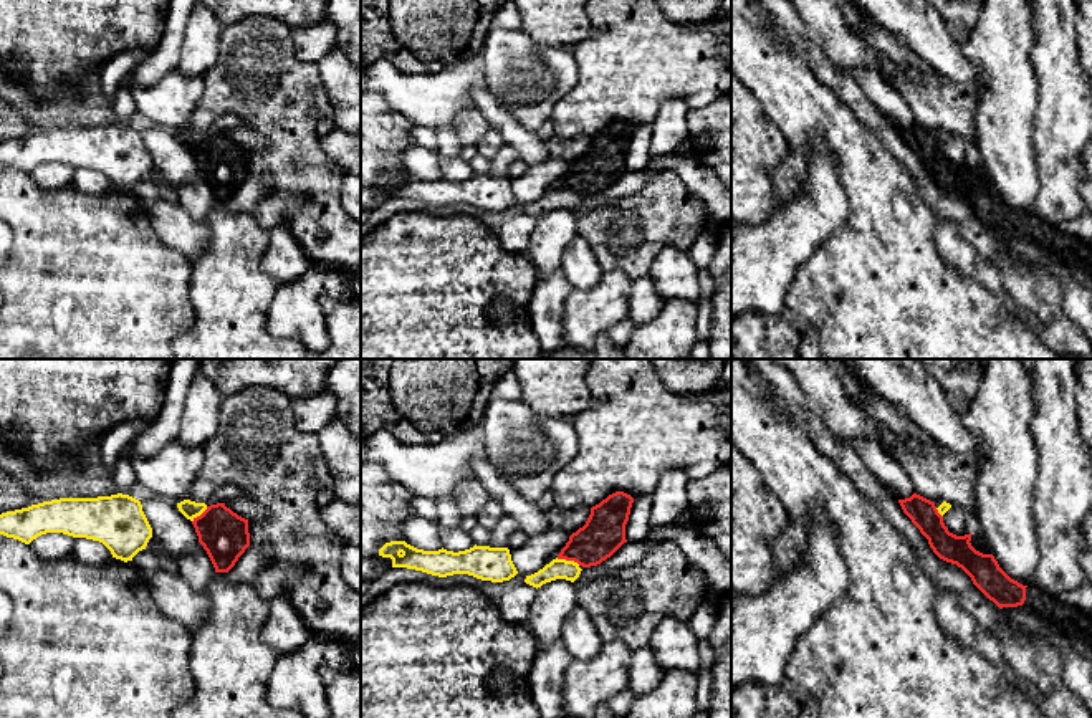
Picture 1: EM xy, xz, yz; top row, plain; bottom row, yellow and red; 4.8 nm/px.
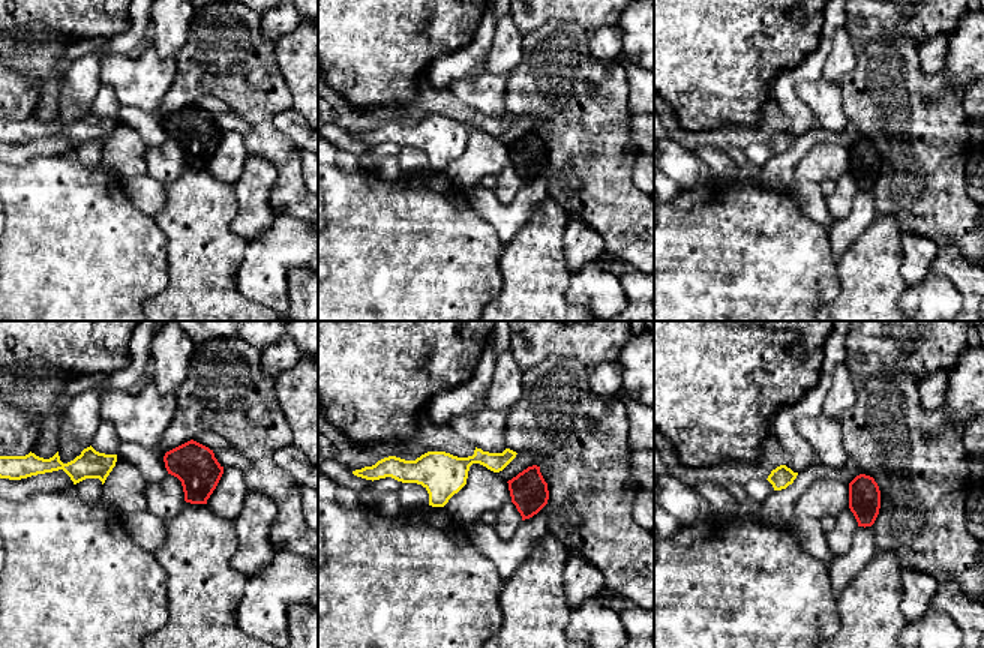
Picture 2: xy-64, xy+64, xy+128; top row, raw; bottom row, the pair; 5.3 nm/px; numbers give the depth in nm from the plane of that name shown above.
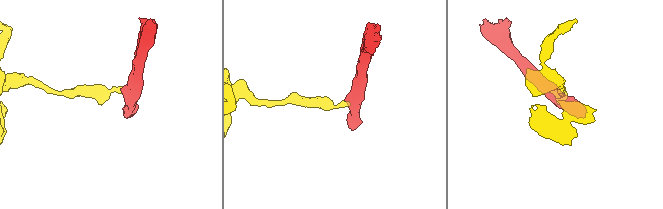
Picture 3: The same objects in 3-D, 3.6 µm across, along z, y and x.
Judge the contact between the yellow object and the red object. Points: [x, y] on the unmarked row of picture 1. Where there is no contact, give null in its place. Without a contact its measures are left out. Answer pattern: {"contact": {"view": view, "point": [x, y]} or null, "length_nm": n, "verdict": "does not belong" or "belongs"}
{"contact": {"view": "xz", "point": [568, 191]}, "length_nm": 120, "verdict": "does not belong"}

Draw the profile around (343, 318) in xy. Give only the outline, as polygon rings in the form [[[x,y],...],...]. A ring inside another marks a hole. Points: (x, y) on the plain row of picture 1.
[[[321,299],[329,346],[314,359],[361,359],[361,301]]]

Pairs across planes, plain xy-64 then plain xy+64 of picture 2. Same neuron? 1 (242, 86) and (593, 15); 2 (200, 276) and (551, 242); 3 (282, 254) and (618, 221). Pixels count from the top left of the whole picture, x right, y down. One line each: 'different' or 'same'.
1: different
2: same
3: different

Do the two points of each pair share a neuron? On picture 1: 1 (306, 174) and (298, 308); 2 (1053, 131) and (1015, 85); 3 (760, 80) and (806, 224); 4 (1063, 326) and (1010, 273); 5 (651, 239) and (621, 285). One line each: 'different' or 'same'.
1: different
2: different
3: different
4: same
5: different

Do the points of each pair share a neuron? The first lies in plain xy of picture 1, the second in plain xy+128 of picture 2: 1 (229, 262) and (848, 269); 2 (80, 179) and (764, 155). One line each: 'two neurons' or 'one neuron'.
1: one neuron
2: one neuron

